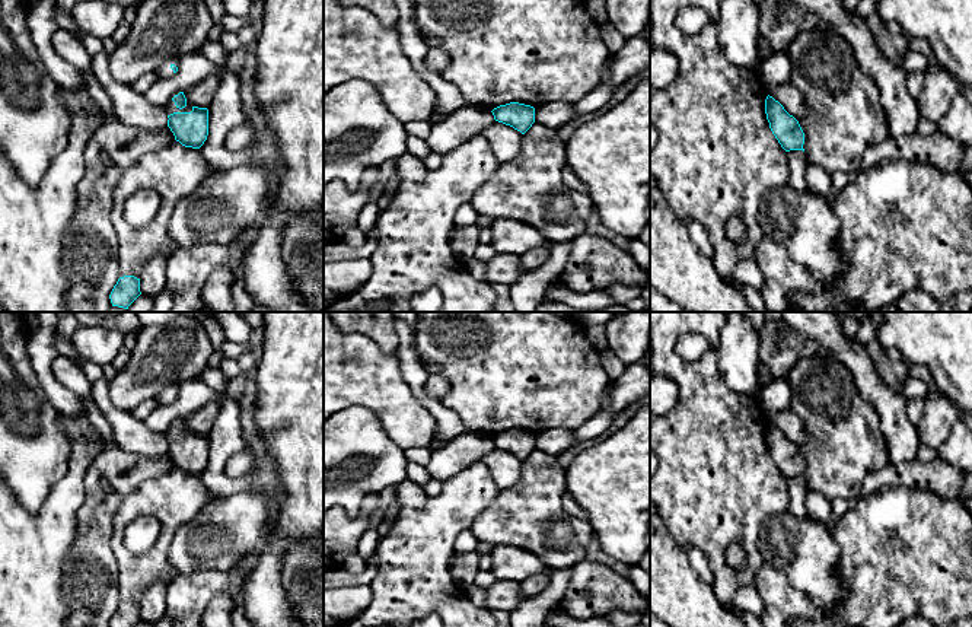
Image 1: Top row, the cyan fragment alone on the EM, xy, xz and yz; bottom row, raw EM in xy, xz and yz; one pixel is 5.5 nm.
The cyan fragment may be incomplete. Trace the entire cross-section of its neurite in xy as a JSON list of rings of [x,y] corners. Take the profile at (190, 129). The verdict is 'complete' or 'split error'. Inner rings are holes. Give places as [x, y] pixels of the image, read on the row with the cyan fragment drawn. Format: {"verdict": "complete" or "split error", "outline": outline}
{"verdict": "split error", "outline": [[[184,92],[175,95],[165,106],[168,127],[175,140],[185,147],[200,149],[208,136],[208,109],[192,106]]]}

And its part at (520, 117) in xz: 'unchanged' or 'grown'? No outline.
unchanged

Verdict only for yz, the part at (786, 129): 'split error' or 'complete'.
complete

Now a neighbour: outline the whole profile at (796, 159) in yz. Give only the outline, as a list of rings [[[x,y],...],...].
[[[803,150],[785,152],[787,162],[790,166],[791,185],[799,192],[807,192],[807,182],[804,179],[804,168],[807,165],[806,155]]]

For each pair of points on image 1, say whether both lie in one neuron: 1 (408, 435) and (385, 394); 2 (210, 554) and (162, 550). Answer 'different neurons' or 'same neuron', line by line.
1: same neuron
2: different neurons

